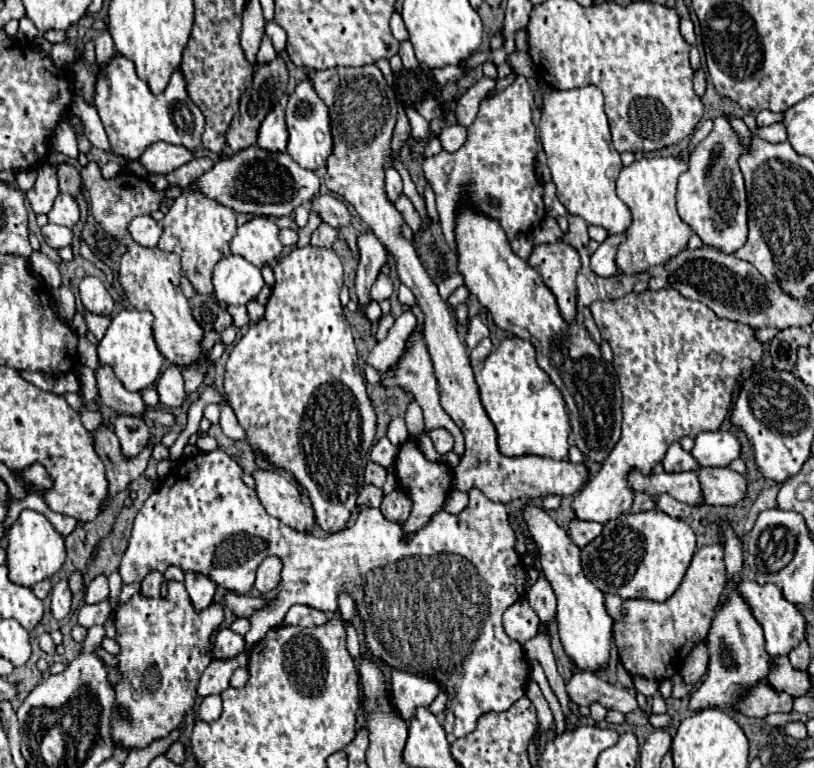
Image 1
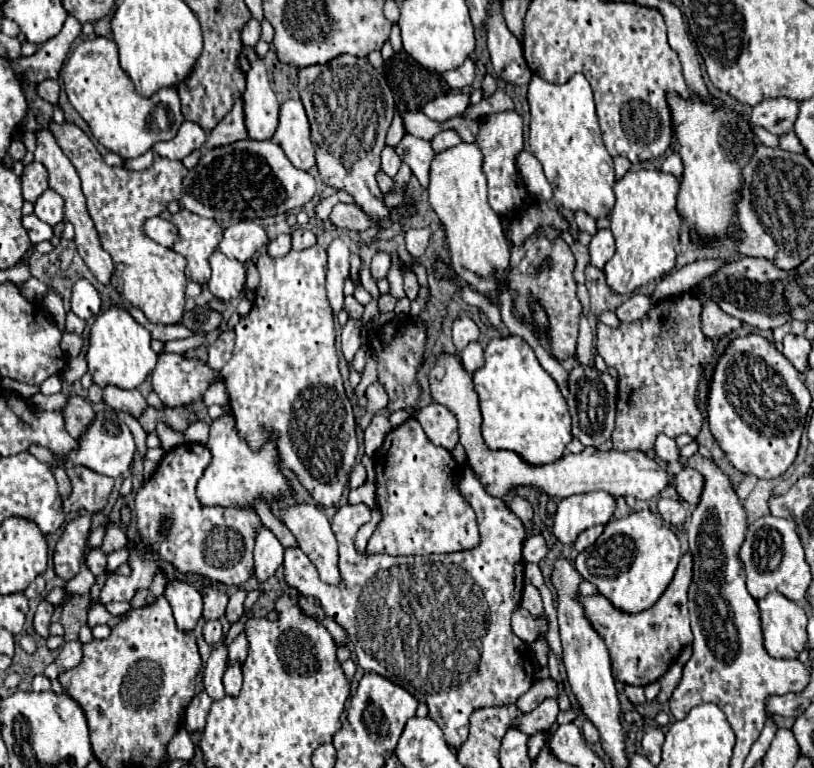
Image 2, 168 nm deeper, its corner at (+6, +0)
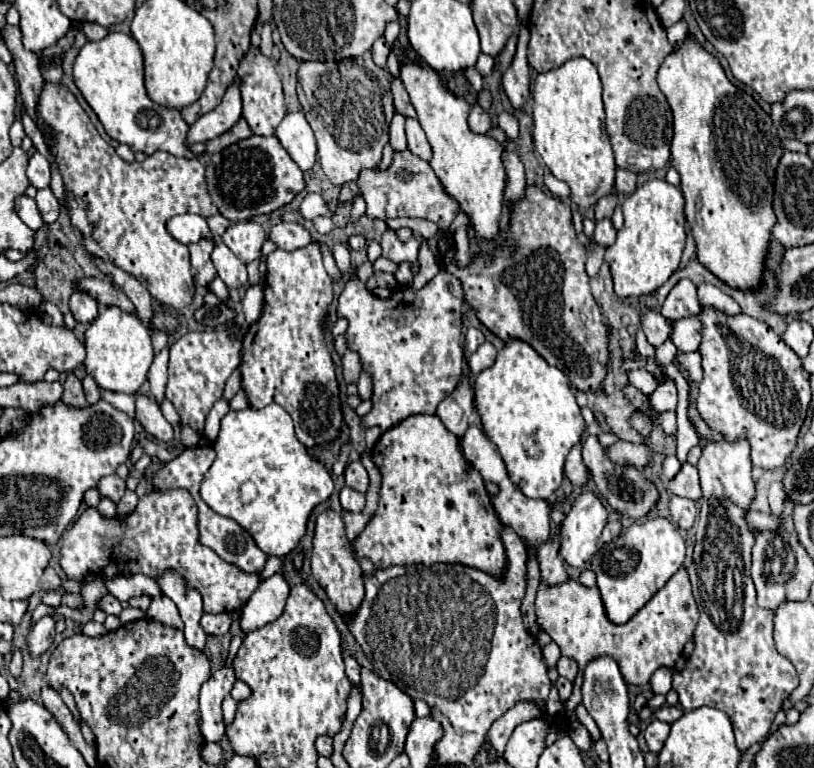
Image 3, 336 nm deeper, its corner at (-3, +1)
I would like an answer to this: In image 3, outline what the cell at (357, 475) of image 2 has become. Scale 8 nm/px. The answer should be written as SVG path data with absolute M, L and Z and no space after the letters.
M351 462L347 466L347 470L345 470L345 482L353 490L359 490L359 492L367 490L367 486L369 486L369 474L363 468L361 462Z

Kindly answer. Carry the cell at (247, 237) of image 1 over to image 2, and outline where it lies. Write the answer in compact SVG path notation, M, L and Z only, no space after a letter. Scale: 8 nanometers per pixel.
M240 221L236 225L230 225L224 231L224 237L218 245L218 249L228 257L236 259L240 263L252 259L258 249L266 247L268 237L266 231L254 223L254 221Z

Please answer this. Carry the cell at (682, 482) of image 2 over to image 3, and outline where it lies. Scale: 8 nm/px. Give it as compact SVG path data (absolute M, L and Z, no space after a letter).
M685 462L681 472L669 482L669 492L675 496L683 496L689 500L701 498L701 486L699 486L699 472L693 464Z

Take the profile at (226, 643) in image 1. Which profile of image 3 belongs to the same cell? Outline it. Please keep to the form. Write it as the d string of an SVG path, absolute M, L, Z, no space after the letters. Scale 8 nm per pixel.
M221 612L221 614L203 614L201 618L201 626L207 634L213 634L213 636L223 636L229 632L229 626L231 626L231 618Z

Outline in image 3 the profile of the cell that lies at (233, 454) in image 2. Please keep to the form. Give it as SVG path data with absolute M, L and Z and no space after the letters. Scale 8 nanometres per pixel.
M279 404L263 410L229 410L221 420L213 450L217 456L201 488L205 504L239 522L267 556L289 556L305 534L311 510L333 492L333 480L325 466L313 460L297 440L291 416Z

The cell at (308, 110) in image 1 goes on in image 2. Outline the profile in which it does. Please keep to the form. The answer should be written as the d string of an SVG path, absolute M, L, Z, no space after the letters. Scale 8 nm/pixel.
M290 99L280 107L280 123L272 141L282 147L296 169L308 171L316 163L314 145L310 141L310 125L300 99Z

